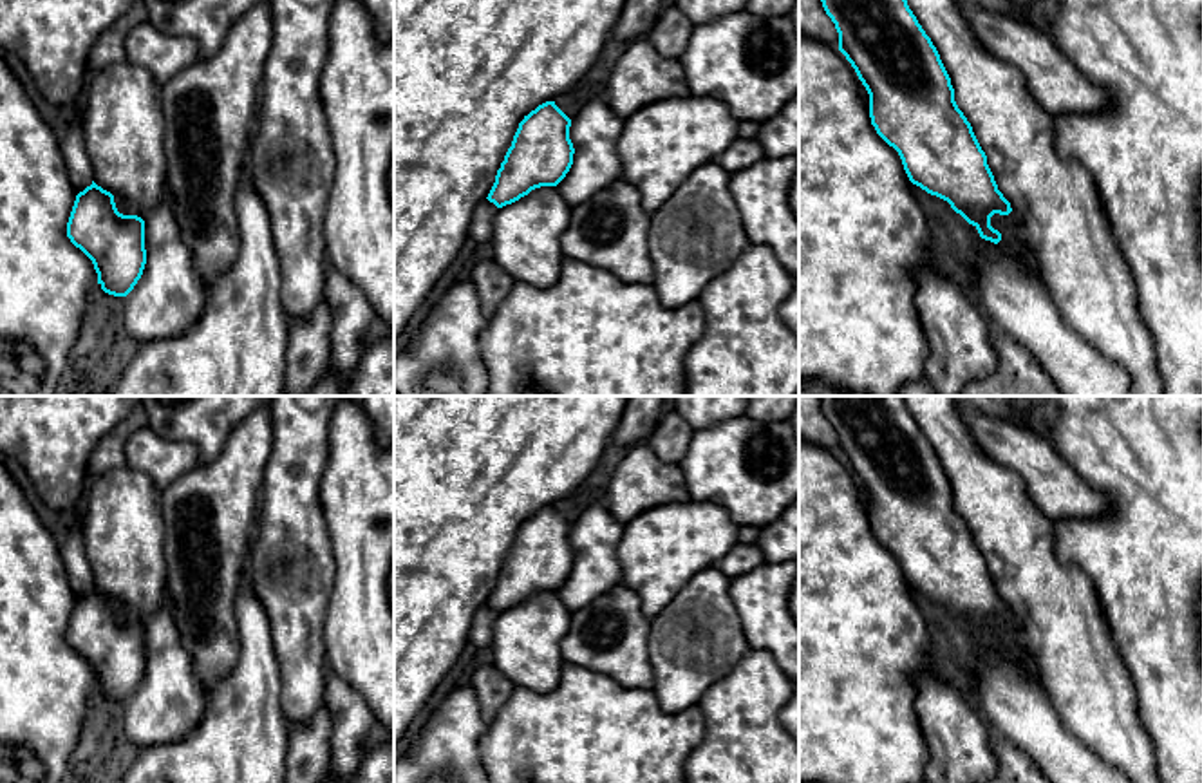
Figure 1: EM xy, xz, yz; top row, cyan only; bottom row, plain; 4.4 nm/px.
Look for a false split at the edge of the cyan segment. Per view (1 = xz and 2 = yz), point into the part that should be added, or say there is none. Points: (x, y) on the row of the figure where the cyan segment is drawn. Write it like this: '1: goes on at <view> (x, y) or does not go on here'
1: goes on at xz (526, 234)
2: goes on at yz (1056, 199)

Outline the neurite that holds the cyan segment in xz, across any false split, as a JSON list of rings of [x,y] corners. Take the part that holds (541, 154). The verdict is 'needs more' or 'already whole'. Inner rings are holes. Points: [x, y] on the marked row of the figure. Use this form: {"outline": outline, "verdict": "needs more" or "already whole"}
{"outline": [[[546,101],[524,116],[486,197],[499,208],[492,228],[492,260],[521,284],[549,288],[560,275],[564,259],[560,237],[571,222],[571,206],[557,184],[573,165],[569,127],[571,119],[555,101]]], "verdict": "needs more"}

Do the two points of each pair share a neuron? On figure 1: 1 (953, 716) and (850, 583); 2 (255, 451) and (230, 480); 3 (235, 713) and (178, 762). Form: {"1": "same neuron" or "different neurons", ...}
{"1": "different neurons", "2": "same neuron", "3": "same neuron"}

